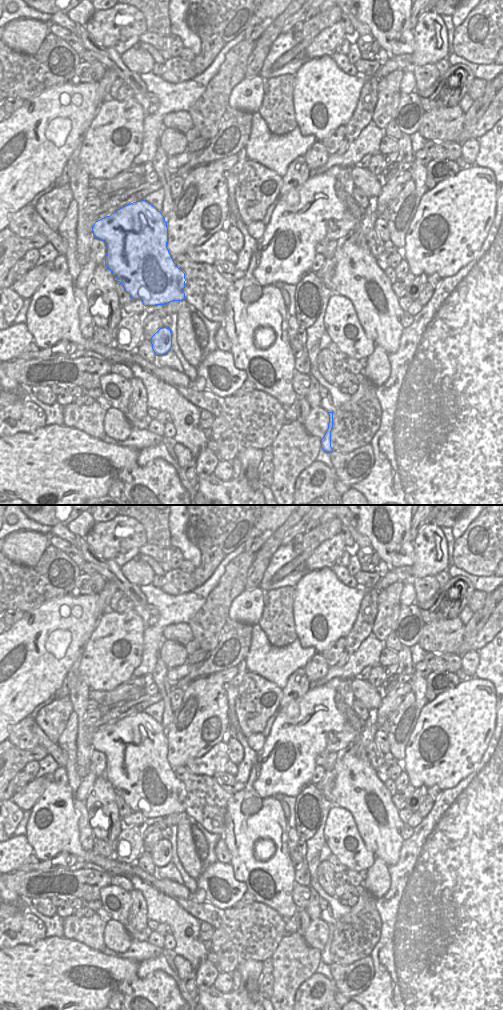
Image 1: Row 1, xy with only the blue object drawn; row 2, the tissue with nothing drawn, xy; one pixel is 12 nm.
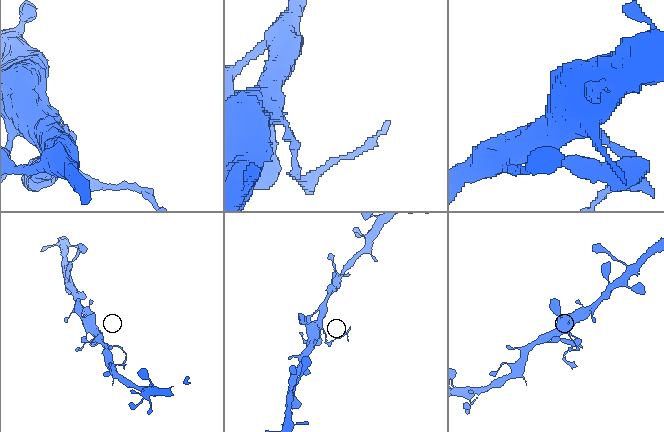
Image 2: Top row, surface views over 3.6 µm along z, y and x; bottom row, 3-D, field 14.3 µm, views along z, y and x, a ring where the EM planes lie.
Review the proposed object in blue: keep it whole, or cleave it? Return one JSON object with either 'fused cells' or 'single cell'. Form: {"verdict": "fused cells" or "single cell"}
{"verdict": "fused cells"}

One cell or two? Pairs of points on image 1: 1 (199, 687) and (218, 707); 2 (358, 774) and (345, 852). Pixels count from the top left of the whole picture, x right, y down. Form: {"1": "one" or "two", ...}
{"1": "one", "2": "two"}

